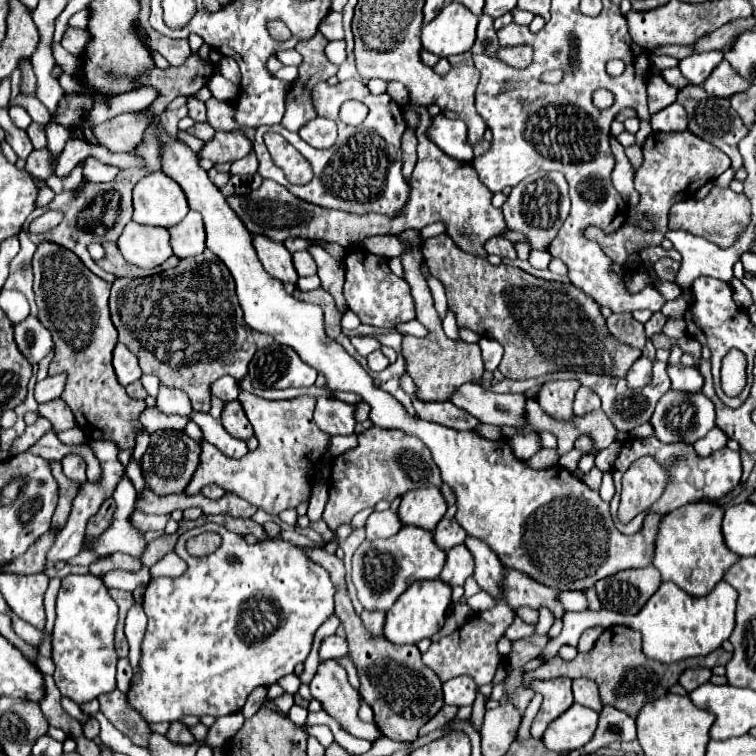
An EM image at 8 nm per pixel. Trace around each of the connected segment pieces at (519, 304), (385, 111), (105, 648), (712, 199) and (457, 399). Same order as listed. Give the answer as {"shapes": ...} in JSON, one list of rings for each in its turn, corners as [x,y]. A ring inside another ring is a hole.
{"shapes":[[[[447,233],[429,237],[423,243],[423,257],[431,269],[431,275],[445,285],[449,309],[455,313],[457,325],[471,329],[481,337],[495,339],[503,345],[505,355],[501,359],[499,371],[507,379],[529,379],[555,371],[585,371],[625,377],[629,367],[641,357],[641,351],[635,351],[633,347],[623,347],[623,343],[619,343],[607,331],[599,305],[571,283],[545,281],[535,275],[529,275],[519,267],[505,263],[491,265],[483,257],[463,253]]],[[[319,83],[311,91],[311,101],[313,101],[313,107],[319,117],[333,119],[337,123],[337,127],[339,127],[337,143],[333,147],[321,151],[321,149],[307,145],[297,133],[291,133],[291,131],[283,129],[281,125],[257,127],[255,141],[253,141],[253,151],[259,159],[257,173],[261,173],[261,177],[267,177],[267,179],[273,179],[273,181],[285,185],[295,197],[299,197],[307,203],[319,205],[319,207],[337,209],[337,211],[355,213],[355,215],[381,213],[387,217],[395,217],[409,201],[409,185],[405,183],[405,179],[401,175],[399,141],[405,131],[405,121],[401,117],[399,105],[387,93],[371,95],[365,83],[337,83],[337,85]],[[343,99],[359,99],[369,107],[369,115],[359,127],[349,127],[339,121],[337,113],[339,113]],[[267,131],[275,131],[275,133],[283,135],[311,163],[315,175],[307,185],[287,183],[287,179],[283,177],[283,171],[273,163],[273,159],[269,157],[269,151],[263,143],[263,135]]],[[[87,573],[69,575],[61,581],[51,645],[55,663],[53,677],[63,697],[83,705],[115,689],[115,665],[119,657],[113,643],[117,619],[117,603],[99,577]]],[[[713,187],[709,195],[701,201],[687,199],[681,203],[675,203],[673,209],[669,211],[669,229],[689,231],[719,247],[731,247],[749,223],[751,223],[749,199],[743,193],[735,193],[731,189],[719,189],[719,187]]],[[[465,383],[455,391],[451,403],[459,409],[469,411],[483,423],[491,425],[521,425],[525,397],[513,393],[493,393],[479,383]]]]}

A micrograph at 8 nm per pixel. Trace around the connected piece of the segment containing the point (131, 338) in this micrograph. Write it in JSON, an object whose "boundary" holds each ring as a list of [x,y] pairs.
{"boundary":[[[205,249],[201,255],[181,259],[175,269],[161,271],[151,277],[115,279],[109,297],[109,309],[111,321],[119,331],[119,341],[137,355],[143,373],[157,375],[163,385],[185,391],[191,399],[193,409],[197,411],[209,411],[211,381],[223,375],[231,375],[237,381],[243,381],[247,377],[247,365],[255,351],[271,343],[269,335],[257,333],[245,325],[231,273],[209,249]]]}

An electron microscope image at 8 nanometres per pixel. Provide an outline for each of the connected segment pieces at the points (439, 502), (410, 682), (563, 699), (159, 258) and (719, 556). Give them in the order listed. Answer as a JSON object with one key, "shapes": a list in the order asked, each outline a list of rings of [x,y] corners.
{"shapes":[[[[419,487],[407,491],[401,497],[397,515],[403,525],[415,525],[425,531],[433,531],[441,517],[445,515],[445,511],[447,505],[437,487]]],[[[303,547],[303,551],[311,561],[315,561],[317,565],[321,565],[323,569],[329,571],[331,581],[337,587],[335,613],[339,615],[339,619],[347,631],[349,651],[351,651],[351,657],[353,657],[353,663],[357,667],[359,681],[361,681],[361,695],[363,695],[365,703],[371,705],[379,731],[385,737],[395,739],[395,741],[415,741],[419,727],[423,727],[427,723],[427,715],[431,719],[443,707],[443,693],[441,693],[439,677],[431,669],[425,667],[425,663],[421,661],[421,653],[415,645],[395,647],[393,643],[387,643],[387,639],[383,639],[383,635],[369,637],[367,631],[363,631],[363,623],[355,615],[349,593],[347,593],[345,567],[343,567],[341,559],[327,553],[323,547]]],[[[567,677],[547,679],[547,681],[533,679],[529,687],[543,695],[541,709],[539,709],[539,713],[537,713],[537,717],[533,719],[533,725],[531,725],[531,737],[541,739],[547,725],[573,705],[571,679],[567,679]]],[[[127,223],[121,237],[117,239],[121,255],[137,267],[157,267],[167,261],[173,251],[169,245],[169,233],[161,227]]],[[[709,501],[683,505],[661,517],[653,547],[653,567],[661,573],[661,581],[673,581],[693,597],[707,595],[715,583],[721,581],[723,571],[727,571],[727,567],[739,559],[737,555],[731,555],[723,543],[719,527],[721,519],[723,507]]]]}

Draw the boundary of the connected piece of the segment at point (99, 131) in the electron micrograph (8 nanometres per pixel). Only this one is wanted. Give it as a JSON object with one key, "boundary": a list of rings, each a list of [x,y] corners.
{"boundary":[[[123,113],[105,121],[93,129],[97,145],[107,147],[111,153],[119,151],[135,151],[141,143],[147,125],[143,123],[143,115]]]}

